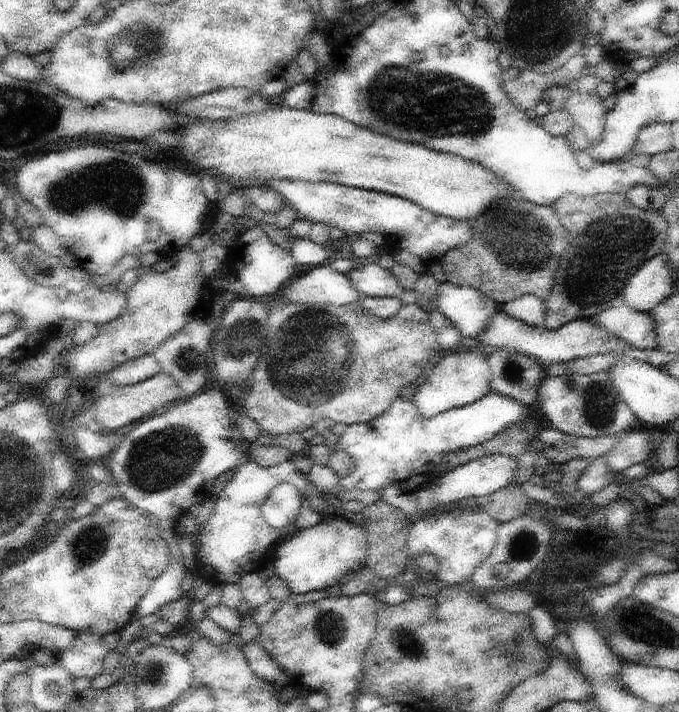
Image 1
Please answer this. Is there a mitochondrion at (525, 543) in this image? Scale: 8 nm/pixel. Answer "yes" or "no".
yes

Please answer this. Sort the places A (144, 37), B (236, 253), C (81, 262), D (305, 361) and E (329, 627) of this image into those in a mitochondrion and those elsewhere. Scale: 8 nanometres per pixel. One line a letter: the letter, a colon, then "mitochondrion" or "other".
A: mitochondrion
B: other
C: other
D: mitochondrion
E: mitochondrion

